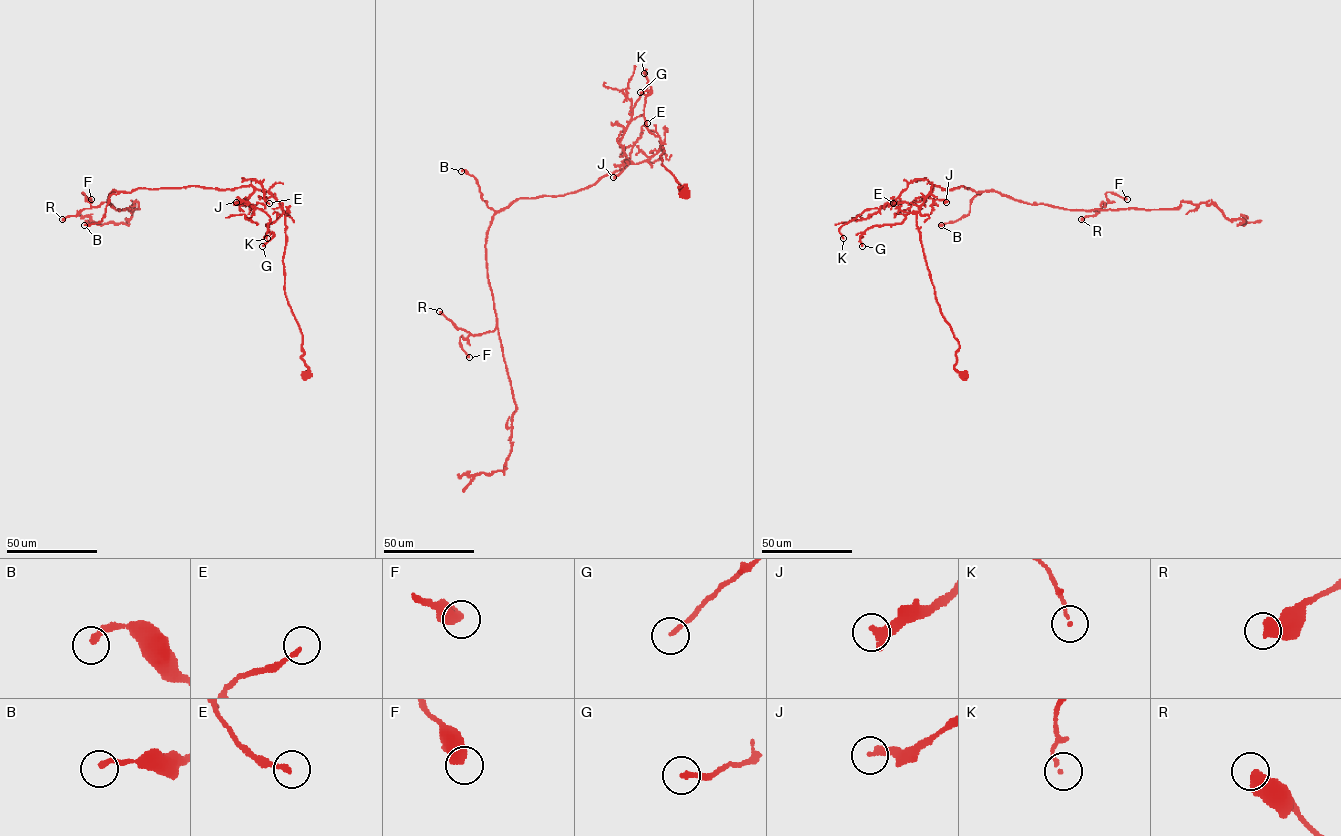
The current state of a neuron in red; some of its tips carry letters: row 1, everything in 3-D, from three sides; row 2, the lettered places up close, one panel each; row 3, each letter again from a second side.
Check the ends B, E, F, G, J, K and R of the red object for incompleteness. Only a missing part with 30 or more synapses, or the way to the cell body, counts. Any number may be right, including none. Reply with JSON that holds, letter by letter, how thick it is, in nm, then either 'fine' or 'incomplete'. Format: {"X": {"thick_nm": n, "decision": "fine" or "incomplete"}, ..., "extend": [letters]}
{"B": {"thick_nm": 240, "decision": "fine"}, "E": {"thick_nm": 170, "decision": "fine"}, "F": {"thick_nm": 550, "decision": "fine"}, "G": {"thick_nm": 160, "decision": "fine"}, "J": {"thick_nm": 360, "decision": "fine"}, "K": {"thick_nm": 100, "decision": "fine"}, "R": {"thick_nm": 600, "decision": "fine"}, "extend": []}

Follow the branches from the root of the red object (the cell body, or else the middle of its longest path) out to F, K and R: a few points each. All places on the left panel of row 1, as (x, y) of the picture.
F: (307, 374), (285, 292), (285, 214), (271, 194), (113, 191), (119, 210), (82, 192), (91, 199)
K: (307, 374), (303, 335), (285, 292), (285, 214), (271, 194), (256, 189), (241, 203), (269, 216), (267, 238)
R: (307, 374), (285, 292), (285, 214), (271, 194), (113, 191), (119, 210), (105, 202), (62, 219)

